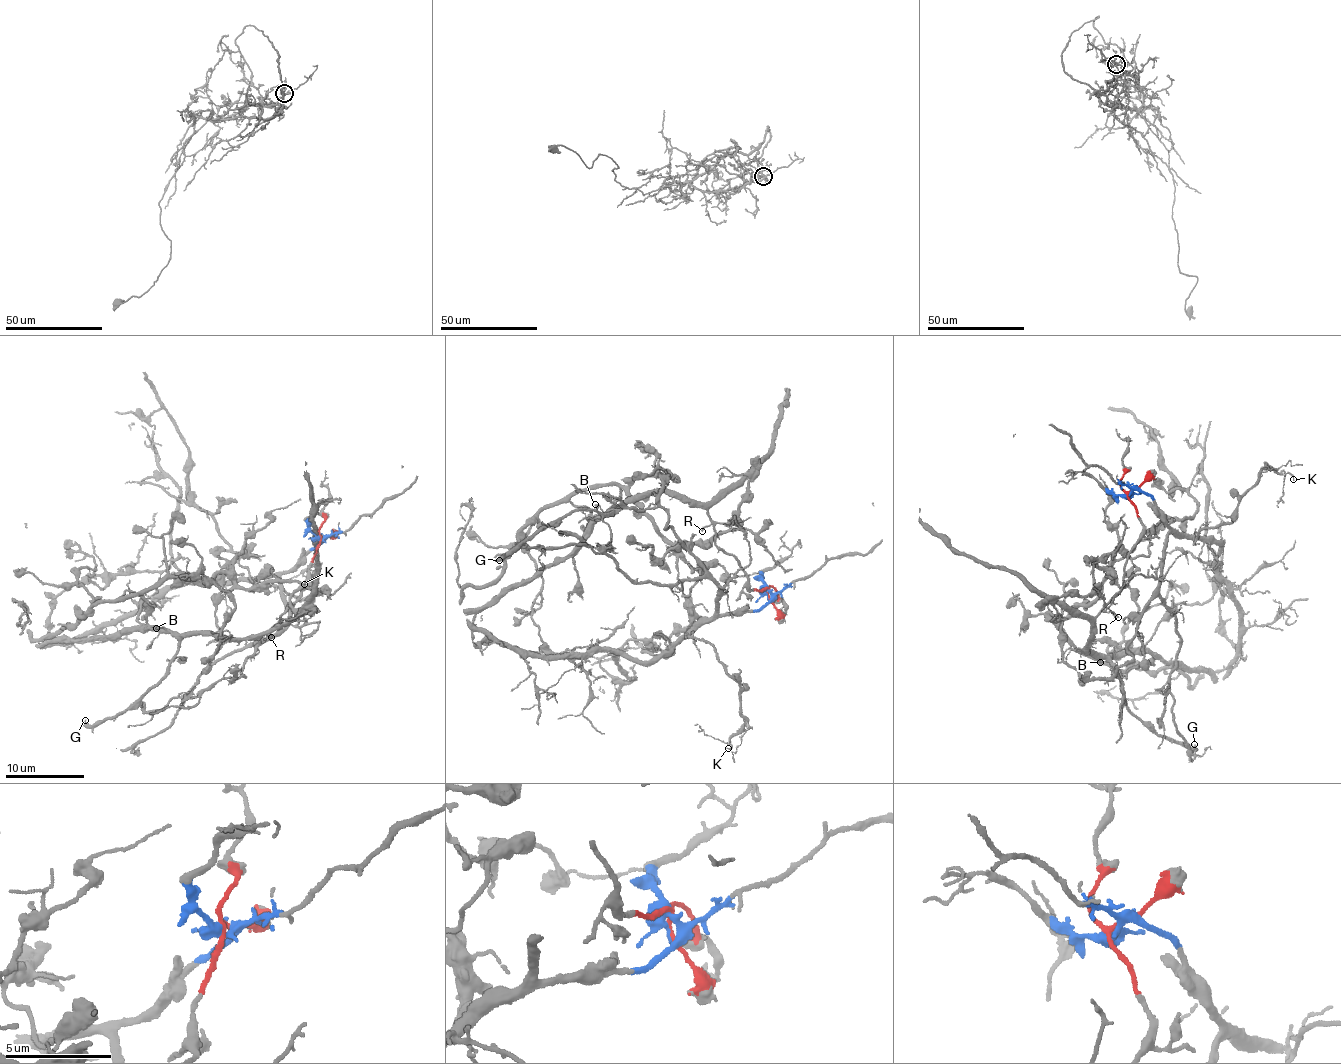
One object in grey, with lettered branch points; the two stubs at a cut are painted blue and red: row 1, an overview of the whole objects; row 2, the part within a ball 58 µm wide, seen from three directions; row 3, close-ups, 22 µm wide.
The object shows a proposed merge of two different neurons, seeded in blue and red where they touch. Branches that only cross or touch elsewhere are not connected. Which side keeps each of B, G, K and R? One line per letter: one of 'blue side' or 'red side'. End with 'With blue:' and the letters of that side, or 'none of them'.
B: red side
G: red side
K: blue side
R: red side
With blue: K

